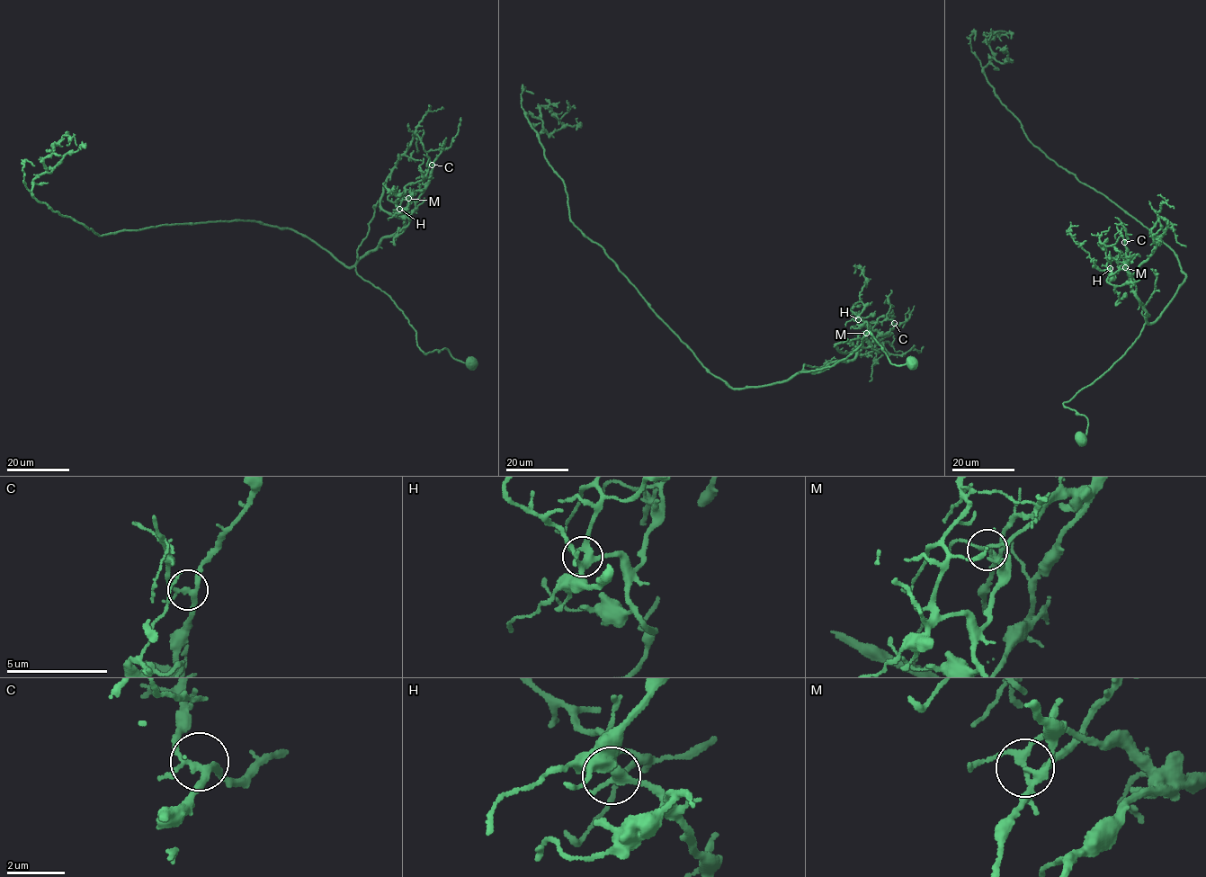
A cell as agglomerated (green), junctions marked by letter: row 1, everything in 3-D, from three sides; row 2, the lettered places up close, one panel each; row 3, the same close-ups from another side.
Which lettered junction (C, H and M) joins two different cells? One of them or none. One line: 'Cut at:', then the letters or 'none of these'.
Cut at: M

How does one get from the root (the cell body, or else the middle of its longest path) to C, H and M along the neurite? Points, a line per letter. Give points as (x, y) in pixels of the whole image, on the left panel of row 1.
C: (469, 362), (455, 359), (445, 348), (424, 352), (401, 310), (355, 268), (380, 240), (403, 228), (432, 165)
H: (469, 362), (445, 348), (424, 352), (401, 310), (356, 270), (403, 228), (411, 200), (399, 209)
M: (469, 362), (445, 348), (424, 352), (401, 310), (356, 270), (379, 242), (403, 228), (408, 198)

